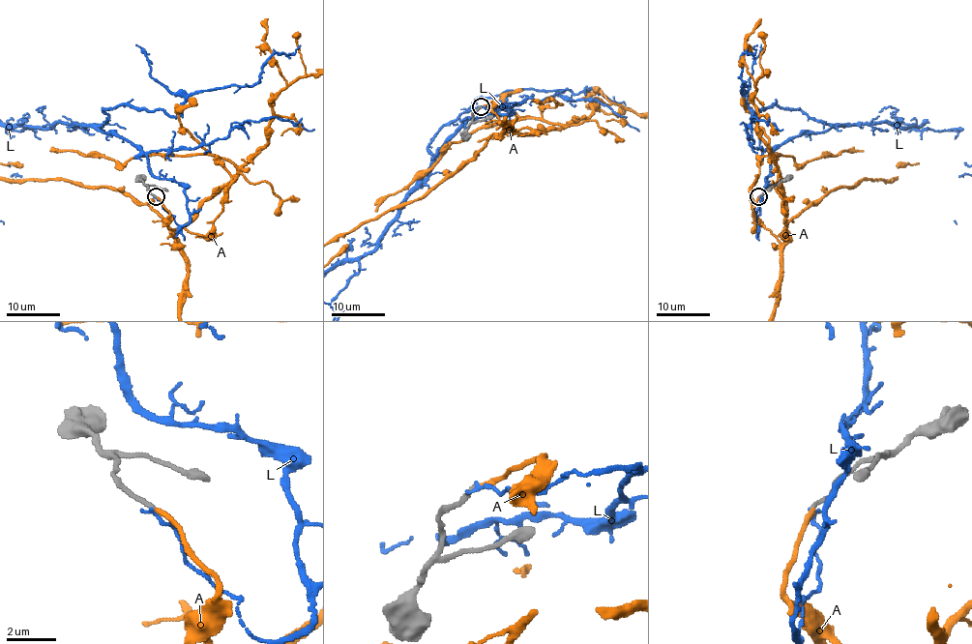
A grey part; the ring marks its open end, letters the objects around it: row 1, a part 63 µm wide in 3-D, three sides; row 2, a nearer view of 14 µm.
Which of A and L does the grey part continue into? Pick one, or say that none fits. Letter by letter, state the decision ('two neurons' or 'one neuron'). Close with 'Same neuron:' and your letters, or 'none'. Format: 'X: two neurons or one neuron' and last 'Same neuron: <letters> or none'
A: one neuron
L: two neurons
Same neuron: A

